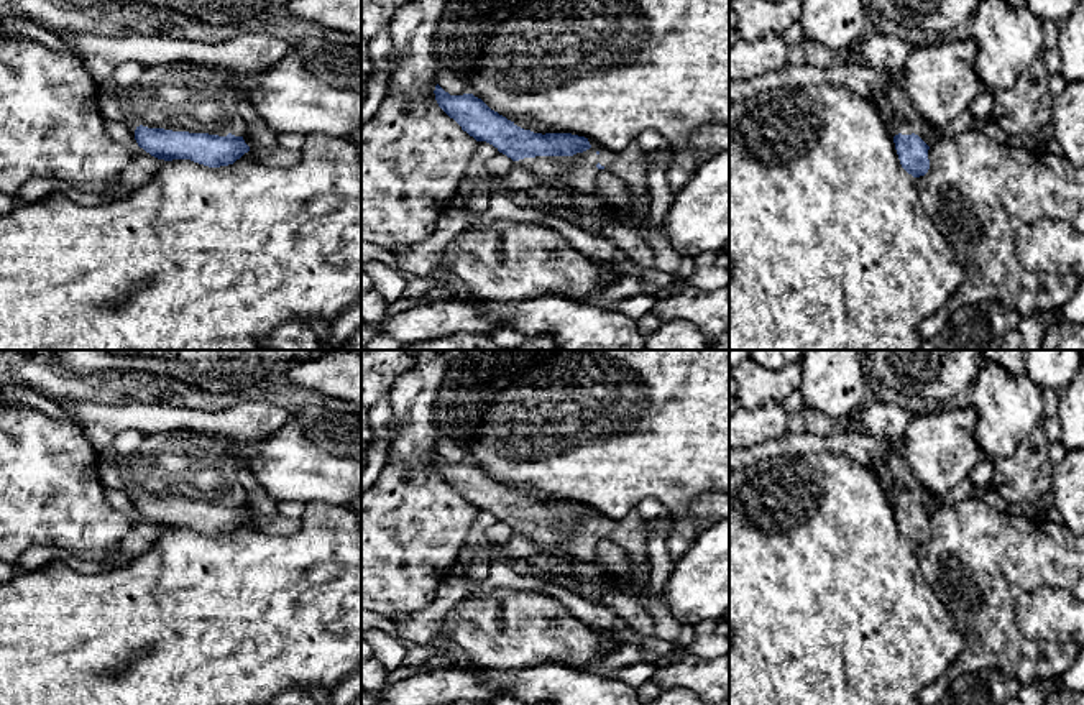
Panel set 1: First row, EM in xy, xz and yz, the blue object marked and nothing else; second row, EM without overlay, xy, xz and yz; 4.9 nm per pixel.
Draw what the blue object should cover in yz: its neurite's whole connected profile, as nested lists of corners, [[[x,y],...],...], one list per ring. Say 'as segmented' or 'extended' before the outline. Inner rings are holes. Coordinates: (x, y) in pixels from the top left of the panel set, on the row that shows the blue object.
extended; [[[877,72],[879,87],[882,90],[879,112],[889,133],[893,136],[900,164],[913,177],[925,176],[930,169],[928,135],[936,130],[913,108],[912,100],[902,85],[903,72]]]

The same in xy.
extended; [[[189,61],[145,66],[140,81],[118,89],[123,122],[140,148],[158,159],[191,159],[220,168],[245,153],[268,168],[292,168],[299,153],[248,146],[237,108],[232,74]]]

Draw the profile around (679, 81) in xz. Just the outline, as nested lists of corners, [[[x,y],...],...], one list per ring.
[[[526,0],[516,13],[498,23],[486,38],[486,61],[475,67],[470,77],[471,94],[481,99],[491,110],[527,127],[534,133],[572,133],[591,138],[613,154],[622,151],[644,130],[660,133],[677,159],[667,168],[667,179],[673,200],[678,189],[705,163],[693,156],[690,135],[706,125],[729,125],[729,0]]]

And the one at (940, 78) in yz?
[[[967,35],[938,36],[930,44],[916,46],[907,59],[902,85],[918,115],[936,131],[969,110],[971,102],[982,92],[976,62],[977,46]]]

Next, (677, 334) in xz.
[[[673,319],[647,337],[645,350],[710,350],[710,337],[691,322]]]

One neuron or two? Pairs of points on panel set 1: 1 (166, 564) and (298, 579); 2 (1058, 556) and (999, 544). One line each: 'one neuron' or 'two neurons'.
1: one neuron
2: one neuron

